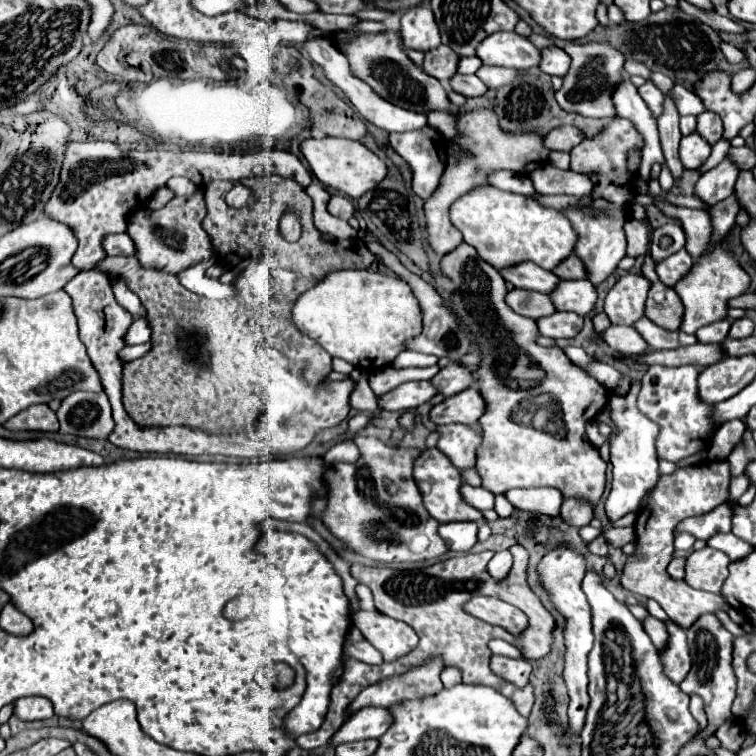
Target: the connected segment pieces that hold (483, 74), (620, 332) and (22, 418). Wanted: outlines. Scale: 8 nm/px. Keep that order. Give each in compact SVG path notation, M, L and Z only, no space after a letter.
M481 66L477 76L489 86L489 88L499 88L499 84L511 84L515 76L519 76L517 70L511 68L501 68L501 66Z
M609 326L603 334L603 340L619 354L641 354L649 348L649 344L633 326Z
M45 404L31 406L19 416L5 422L7 430L39 430L39 432L58 432L59 422L55 412Z

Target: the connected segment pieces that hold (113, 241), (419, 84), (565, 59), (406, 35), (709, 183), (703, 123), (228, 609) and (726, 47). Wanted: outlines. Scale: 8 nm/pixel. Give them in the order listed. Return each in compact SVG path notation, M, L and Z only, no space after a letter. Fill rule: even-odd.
M129 234L107 236L105 248L107 248L107 254L109 254L109 256L135 256L135 252L137 252L135 242L131 240Z
M393 30L379 32L379 34L359 34L349 42L335 42L337 50L349 60L351 72L367 82L381 98L389 100L391 104L397 104L407 110L415 112L431 112L431 110L447 110L449 98L443 88L443 84L425 74L419 66L411 62L411 58L403 52L399 34Z
M551 46L551 48L545 48L543 50L543 60L541 60L539 68L545 74L565 78L565 74L569 72L569 66L571 66L571 60L569 60L569 56L561 48Z
M419 4L415 8L409 8L401 16L401 40L407 48L427 52L431 48L437 48L441 44L439 28L433 18L433 12L427 4Z
M727 158L697 180L695 194L703 202L713 206L733 194L733 186L735 186L733 180L737 178L737 174L739 174L739 168L735 166L735 162L731 158Z
M705 110L703 114L697 116L697 132L713 146L723 136L723 122L715 112Z
M241 594L241 596L235 596L233 600L229 600L225 606L223 606L223 616L231 622L239 622L239 620L245 620L245 618L251 618L253 612L255 612L255 600L247 594Z
M721 42L721 44L719 44L719 50L723 52L723 56L725 56L731 64L737 64L737 62L743 60L743 52L739 52L739 48L735 48L735 46L729 44L729 42Z

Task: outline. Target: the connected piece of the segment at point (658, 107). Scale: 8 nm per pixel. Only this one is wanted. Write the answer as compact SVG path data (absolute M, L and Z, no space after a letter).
M647 80L647 82L639 88L639 96L645 100L645 104L647 104L647 108L651 110L653 118L657 118L657 116L663 114L663 94L661 94L661 90L659 90L655 84L651 84L651 82Z

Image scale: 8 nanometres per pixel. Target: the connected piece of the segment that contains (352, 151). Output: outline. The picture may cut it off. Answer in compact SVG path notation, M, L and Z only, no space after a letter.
M309 138L301 144L301 152L311 168L311 172L331 190L339 190L341 194L347 194L351 198L361 198L369 190L373 190L383 176L387 176L387 164L375 156L369 148L365 148L361 142L345 140L345 138Z

